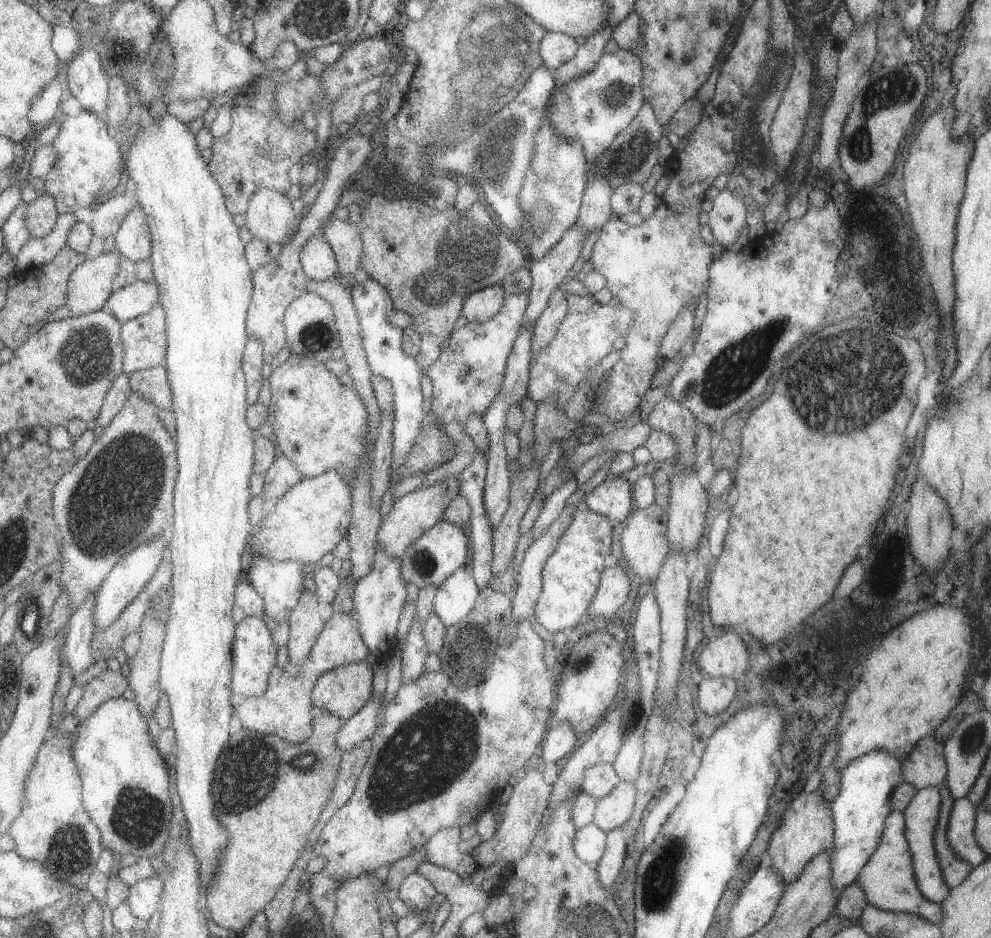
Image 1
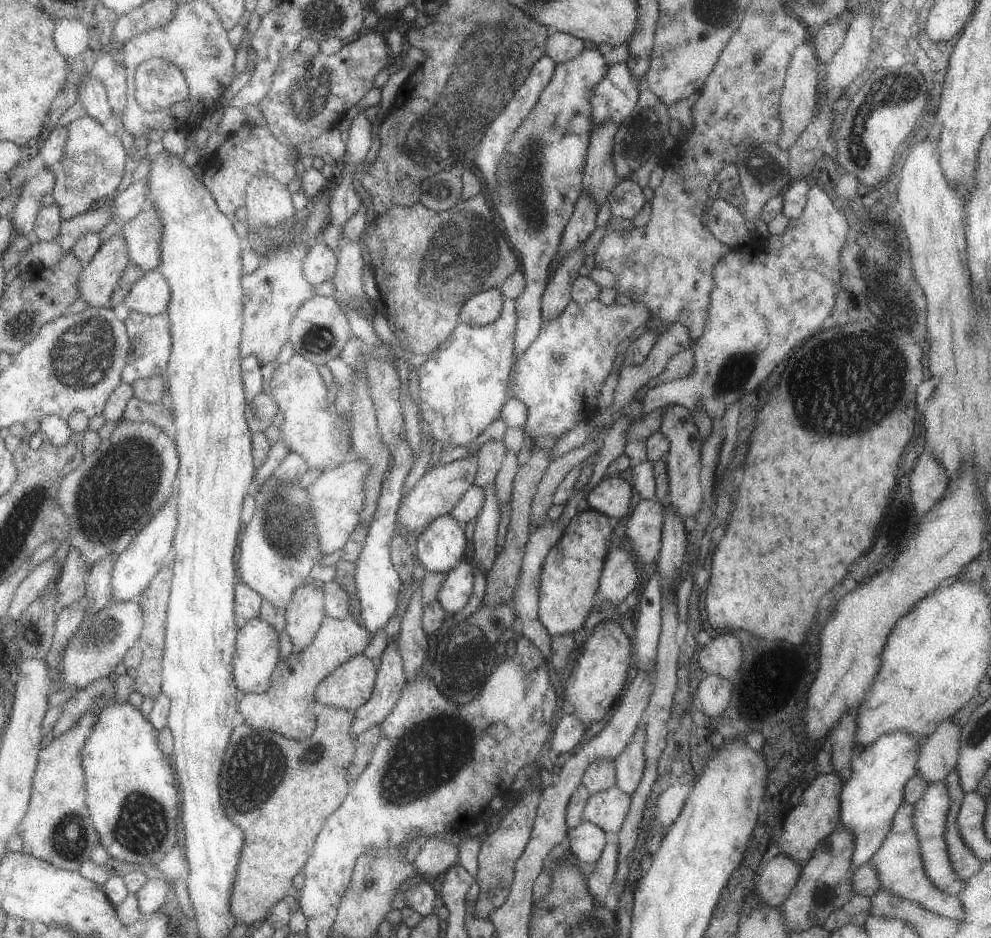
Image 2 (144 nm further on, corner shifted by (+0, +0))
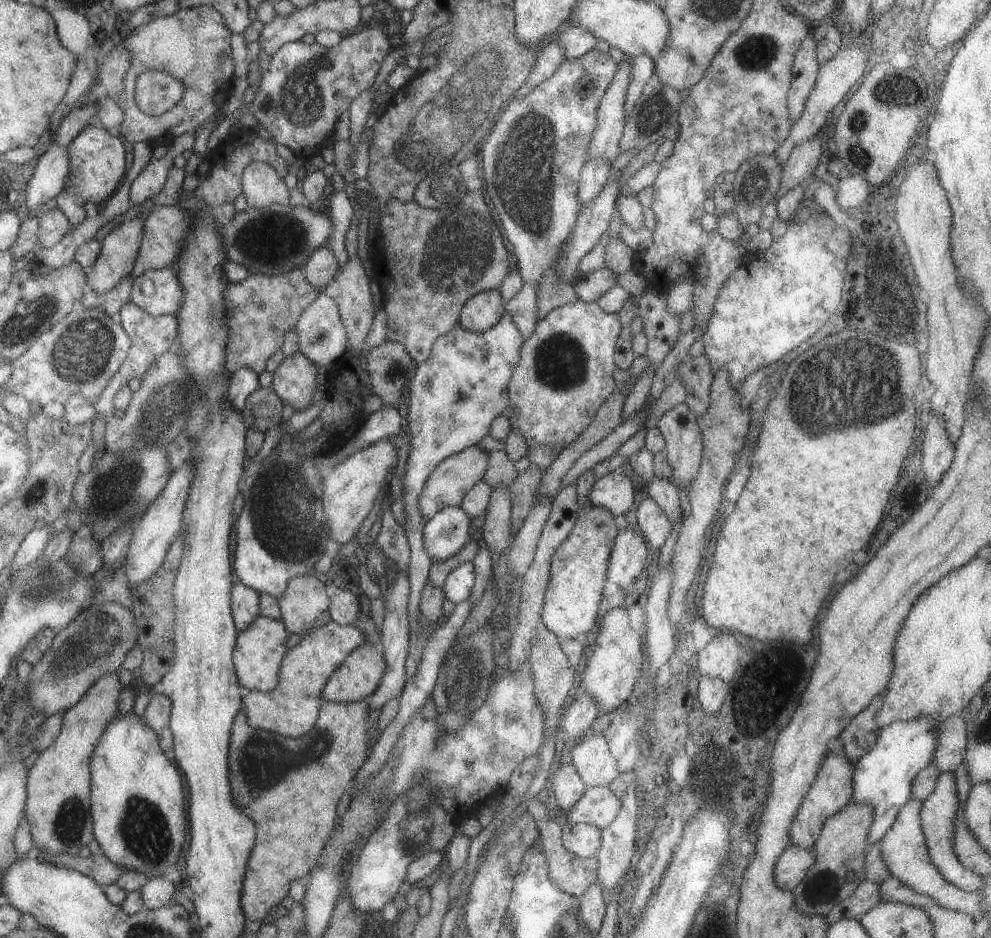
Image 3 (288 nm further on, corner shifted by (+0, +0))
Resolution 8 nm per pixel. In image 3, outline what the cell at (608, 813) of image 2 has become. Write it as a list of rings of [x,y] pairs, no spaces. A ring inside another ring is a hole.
[[[587,788],[571,808],[567,822],[589,824],[599,830],[607,828],[621,810],[621,800],[609,788]]]

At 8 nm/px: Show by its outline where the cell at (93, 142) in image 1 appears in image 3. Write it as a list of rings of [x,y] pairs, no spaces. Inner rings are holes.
[[[85,124],[81,132],[65,148],[65,156],[67,156],[67,180],[61,192],[55,196],[55,200],[57,200],[57,210],[65,216],[65,220],[71,226],[75,226],[87,216],[85,214],[87,202],[99,208],[123,184],[123,178],[127,176],[125,172],[127,154],[125,154],[125,146],[121,144],[115,132],[93,126],[93,124]]]

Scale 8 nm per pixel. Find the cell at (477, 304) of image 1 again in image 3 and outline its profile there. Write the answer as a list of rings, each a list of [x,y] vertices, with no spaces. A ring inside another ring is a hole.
[[[497,290],[479,292],[463,304],[459,312],[459,326],[471,332],[485,332],[501,318],[503,310],[505,304]]]

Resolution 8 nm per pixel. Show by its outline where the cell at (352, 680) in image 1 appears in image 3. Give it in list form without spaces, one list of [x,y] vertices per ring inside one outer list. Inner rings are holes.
[[[361,644],[327,678],[319,692],[319,698],[323,702],[335,704],[367,702],[367,698],[377,690],[383,672],[385,672],[383,656],[371,652],[369,648],[365,648],[365,644]]]

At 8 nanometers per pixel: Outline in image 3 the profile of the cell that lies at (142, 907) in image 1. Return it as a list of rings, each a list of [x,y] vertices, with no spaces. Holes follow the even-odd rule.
[[[115,712],[91,748],[87,770],[91,778],[89,812],[95,844],[109,862],[149,878],[139,888],[143,908],[159,910],[171,904],[175,886],[161,876],[181,852],[185,810],[181,778],[165,760],[157,734],[147,728],[143,716]]]

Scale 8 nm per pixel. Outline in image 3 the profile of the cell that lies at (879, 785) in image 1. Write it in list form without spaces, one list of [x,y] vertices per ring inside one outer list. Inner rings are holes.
[[[925,718],[911,722],[893,722],[879,730],[871,748],[855,762],[853,766],[853,784],[851,784],[851,804],[869,806],[871,826],[865,834],[865,844],[879,844],[881,838],[891,830],[893,820],[897,818],[899,808],[911,800],[911,782],[919,770],[929,766],[933,748],[935,748],[935,730],[939,724],[931,724]]]

